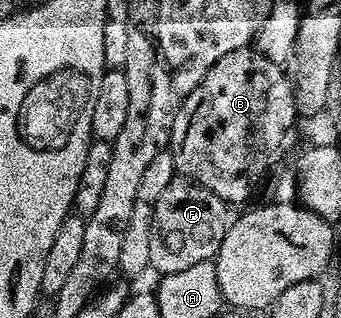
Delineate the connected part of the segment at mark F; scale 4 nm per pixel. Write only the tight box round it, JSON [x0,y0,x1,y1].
[150,177,230,275]

